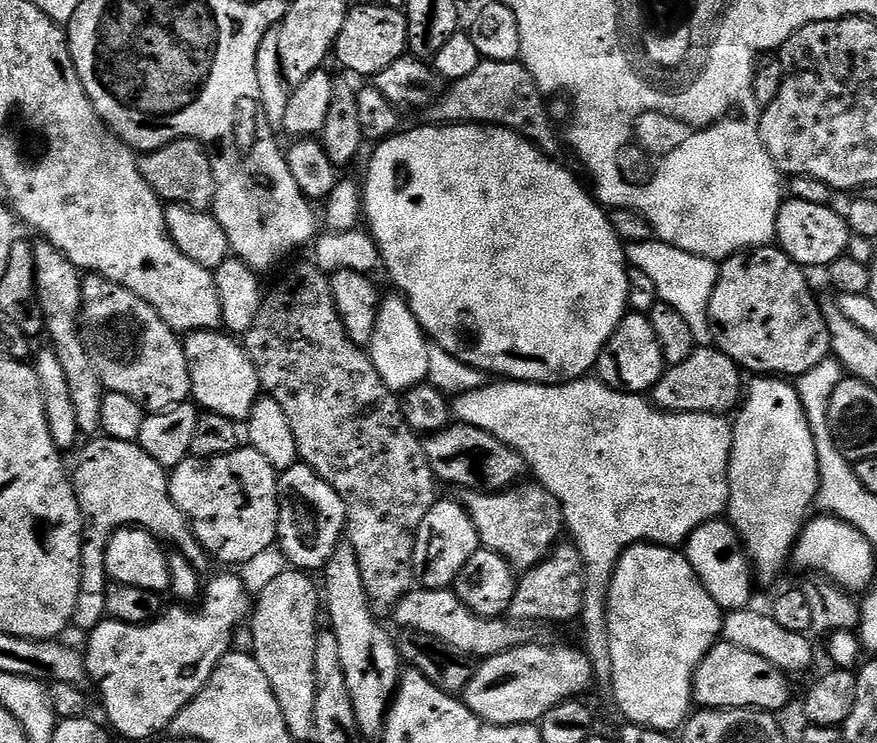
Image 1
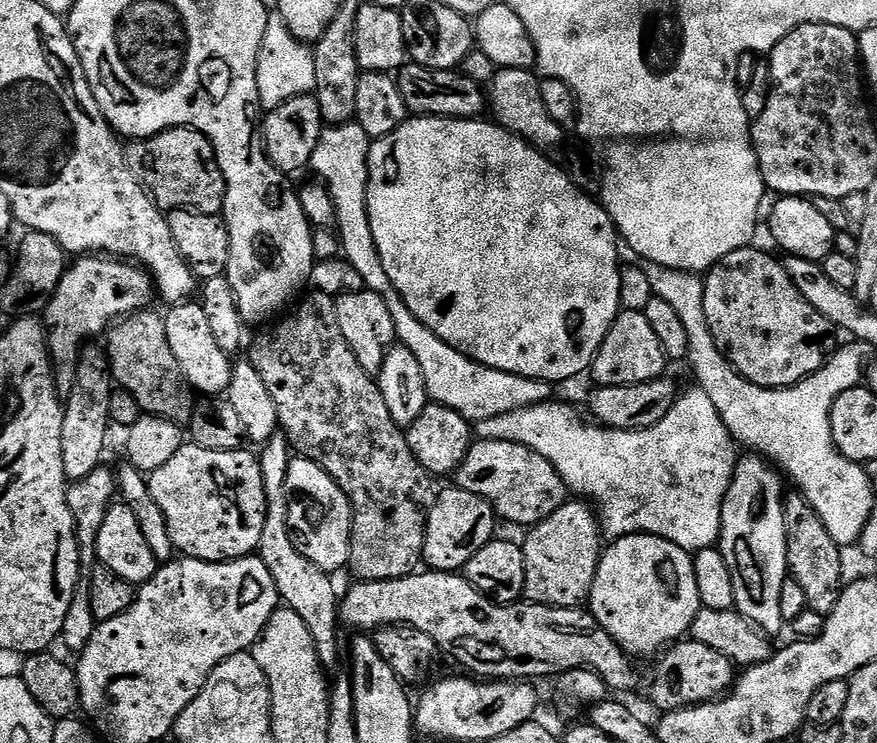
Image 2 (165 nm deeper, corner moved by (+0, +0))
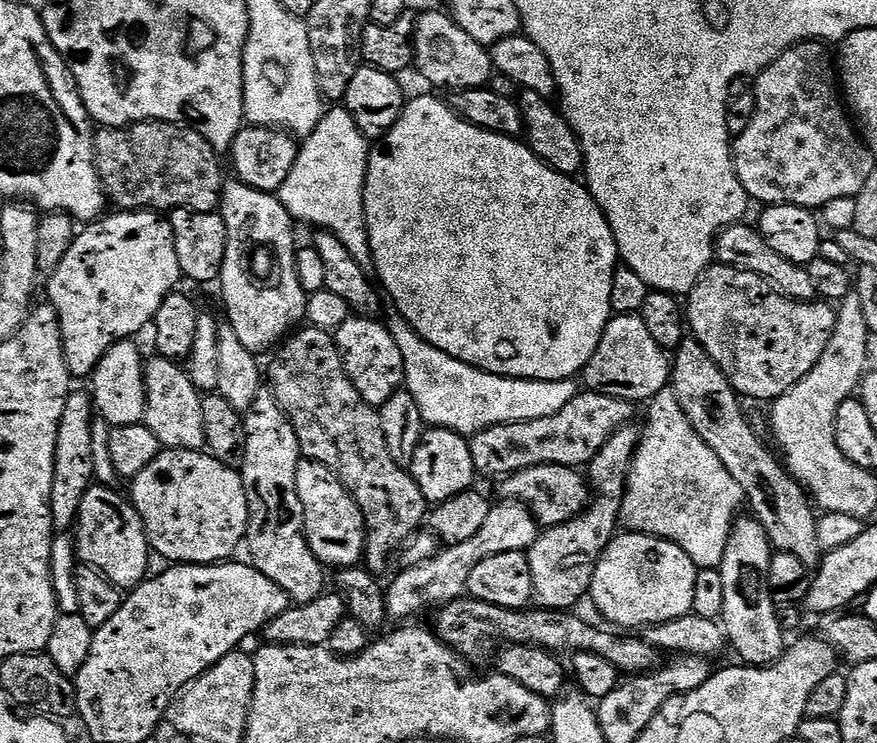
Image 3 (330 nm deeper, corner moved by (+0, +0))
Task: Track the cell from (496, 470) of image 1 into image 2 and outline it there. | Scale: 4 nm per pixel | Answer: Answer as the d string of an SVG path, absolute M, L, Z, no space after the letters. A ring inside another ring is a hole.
M477 439L460 463L459 470L454 473L454 484L489 500L501 521L509 520L512 524L527 526L538 525L550 518L550 514L563 506L570 496L558 470L554 470L542 454L518 442Z

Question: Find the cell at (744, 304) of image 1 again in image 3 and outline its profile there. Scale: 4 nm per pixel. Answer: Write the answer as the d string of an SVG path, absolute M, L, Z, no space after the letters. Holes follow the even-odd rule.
M716 262L701 274L700 281L694 285L690 295L687 297L686 324L694 339L704 347L706 354L710 354L710 358L714 358L714 362L718 362L722 374L726 374L726 378L732 383L732 389L734 389L736 393L744 398L749 396L752 400L765 400L765 402L771 402L777 400L780 396L785 396L798 381L802 378L806 378L806 374L810 374L810 370L814 370L818 358L822 358L822 354L826 350L826 346L834 334L836 308L828 302L791 300L789 296L783 296L781 292L777 292L776 289L772 287L772 283L766 278L762 278L758 274L747 272L741 268L731 268L725 264Z

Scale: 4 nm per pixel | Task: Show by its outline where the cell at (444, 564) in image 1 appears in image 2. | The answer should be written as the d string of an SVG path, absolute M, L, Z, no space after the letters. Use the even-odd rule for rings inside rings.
M449 486L445 492L437 491L426 522L423 563L433 572L459 573L468 565L470 558L474 558L474 554L478 554L478 550L497 535L496 524L496 510L486 498L455 486Z

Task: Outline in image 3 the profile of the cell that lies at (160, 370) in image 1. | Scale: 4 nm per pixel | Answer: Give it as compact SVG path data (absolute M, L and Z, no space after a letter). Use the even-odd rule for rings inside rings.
M159 354L153 355L153 360L149 359L144 366L144 389L146 390L146 406L144 407L144 418L142 423L151 430L154 438L158 438L161 449L177 448L178 450L194 450L201 451L204 448L204 439L206 438L206 430L202 430L202 394L194 386L192 379L189 378L187 371L177 361L167 360L166 357Z

